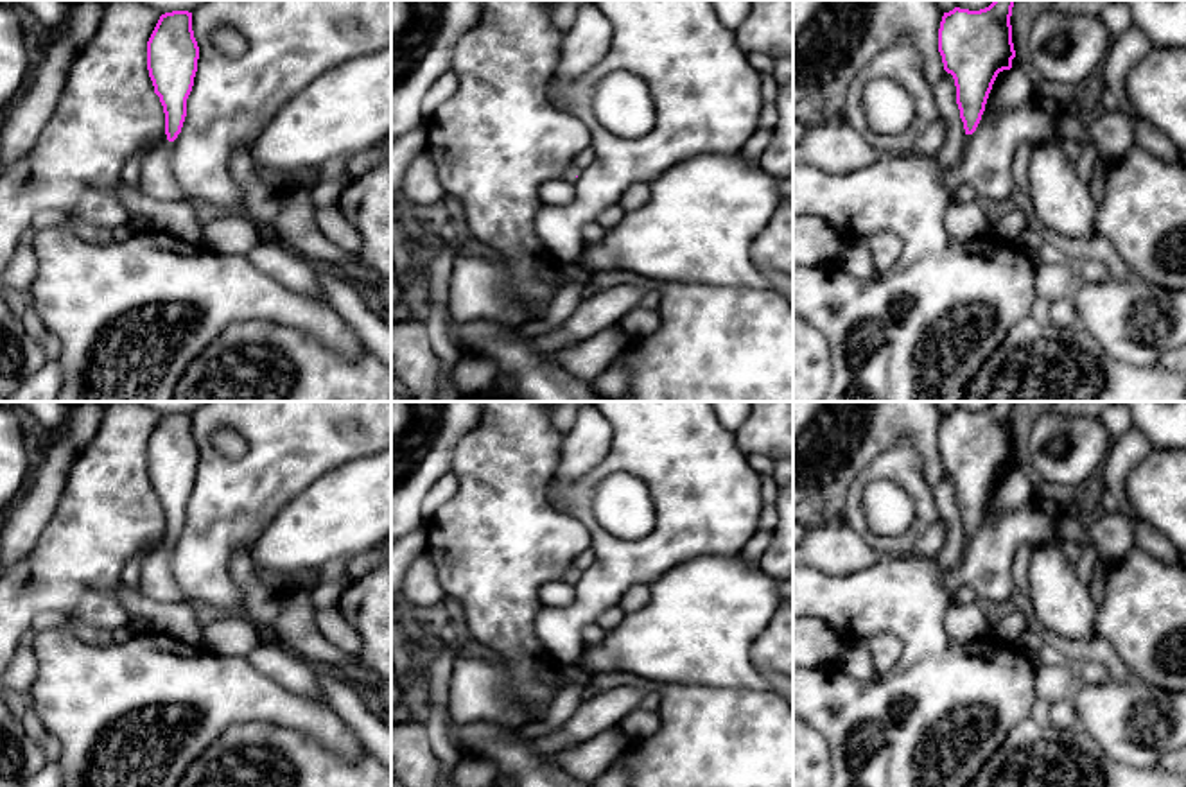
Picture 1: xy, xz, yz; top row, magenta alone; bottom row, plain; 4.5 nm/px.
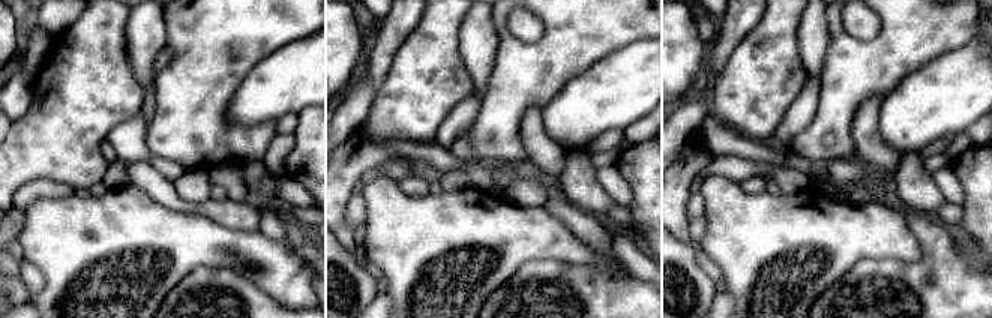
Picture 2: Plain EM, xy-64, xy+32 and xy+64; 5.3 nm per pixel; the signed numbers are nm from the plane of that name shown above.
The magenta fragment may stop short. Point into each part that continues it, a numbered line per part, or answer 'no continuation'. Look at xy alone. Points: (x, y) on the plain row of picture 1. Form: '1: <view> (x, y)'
1: xy (156, 581)

